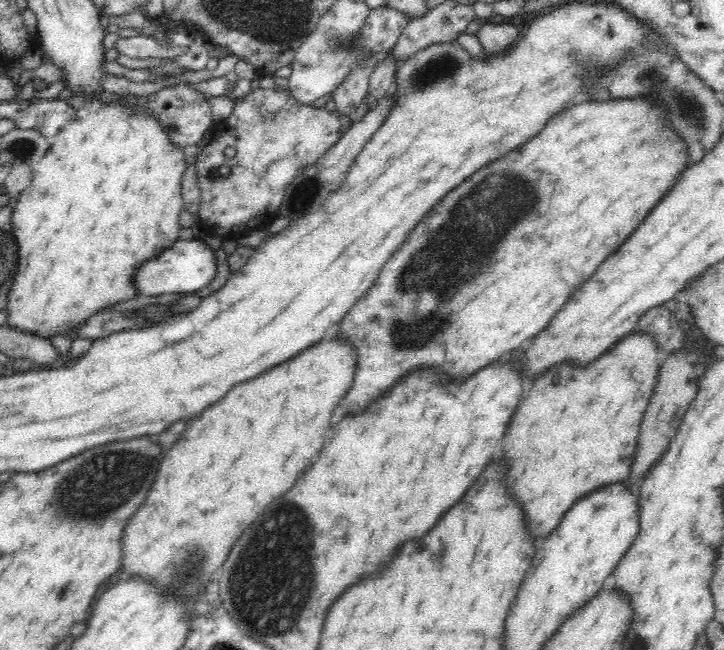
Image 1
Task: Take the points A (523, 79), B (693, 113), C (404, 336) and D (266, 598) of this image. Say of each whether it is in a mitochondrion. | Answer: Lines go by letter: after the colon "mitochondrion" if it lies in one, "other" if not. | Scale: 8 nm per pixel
A: other
B: mitochondrion
C: mitochondrion
D: mitochondrion

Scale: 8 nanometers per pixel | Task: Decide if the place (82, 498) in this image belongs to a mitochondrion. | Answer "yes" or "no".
yes

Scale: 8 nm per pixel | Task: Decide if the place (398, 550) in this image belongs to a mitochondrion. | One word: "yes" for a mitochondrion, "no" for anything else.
no

